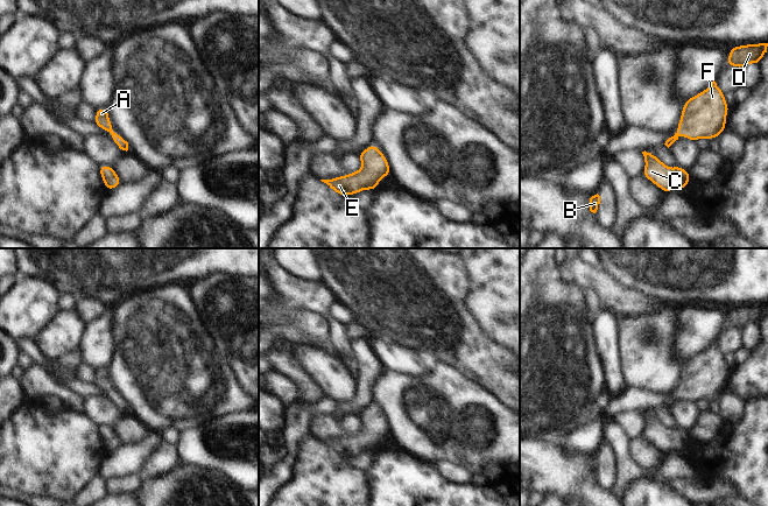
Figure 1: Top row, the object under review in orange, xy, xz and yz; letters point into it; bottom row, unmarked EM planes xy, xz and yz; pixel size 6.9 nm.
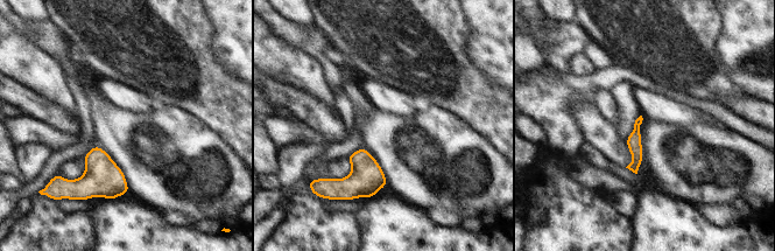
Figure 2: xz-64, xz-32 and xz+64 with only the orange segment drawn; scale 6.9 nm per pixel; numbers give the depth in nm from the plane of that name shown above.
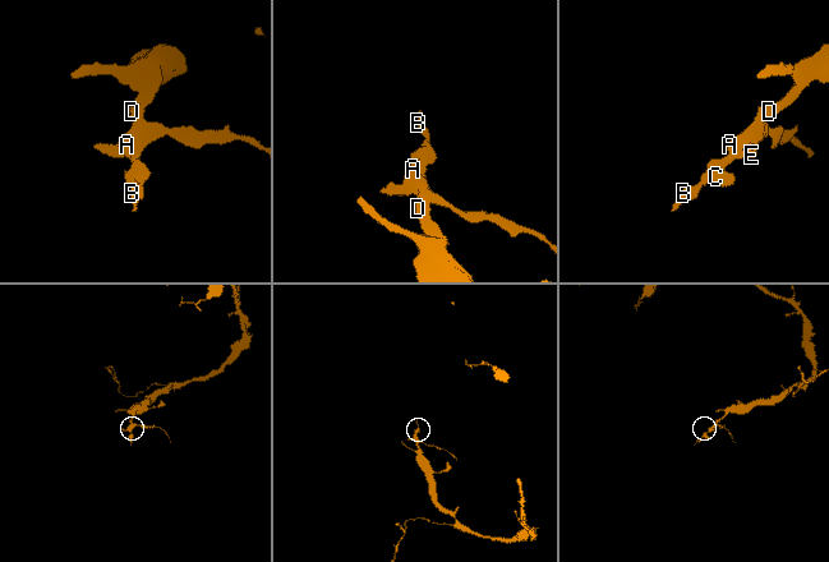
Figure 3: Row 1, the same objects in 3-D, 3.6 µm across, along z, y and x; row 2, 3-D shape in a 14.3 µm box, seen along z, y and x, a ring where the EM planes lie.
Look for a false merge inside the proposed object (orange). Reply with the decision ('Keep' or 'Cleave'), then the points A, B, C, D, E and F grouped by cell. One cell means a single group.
Keep. Groups: A B C D E F.

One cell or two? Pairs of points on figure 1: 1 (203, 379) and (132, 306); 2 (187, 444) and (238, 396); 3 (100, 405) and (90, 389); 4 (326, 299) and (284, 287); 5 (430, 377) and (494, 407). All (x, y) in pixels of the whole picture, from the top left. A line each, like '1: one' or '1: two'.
1: one
2: two
3: two
4: one
5: one

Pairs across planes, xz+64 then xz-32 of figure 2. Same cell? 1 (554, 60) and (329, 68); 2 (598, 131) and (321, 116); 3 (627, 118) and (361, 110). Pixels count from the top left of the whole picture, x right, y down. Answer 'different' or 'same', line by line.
1: same
2: same
3: same

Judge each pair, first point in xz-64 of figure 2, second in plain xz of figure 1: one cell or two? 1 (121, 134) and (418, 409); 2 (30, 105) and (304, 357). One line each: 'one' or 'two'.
1: one
2: one

